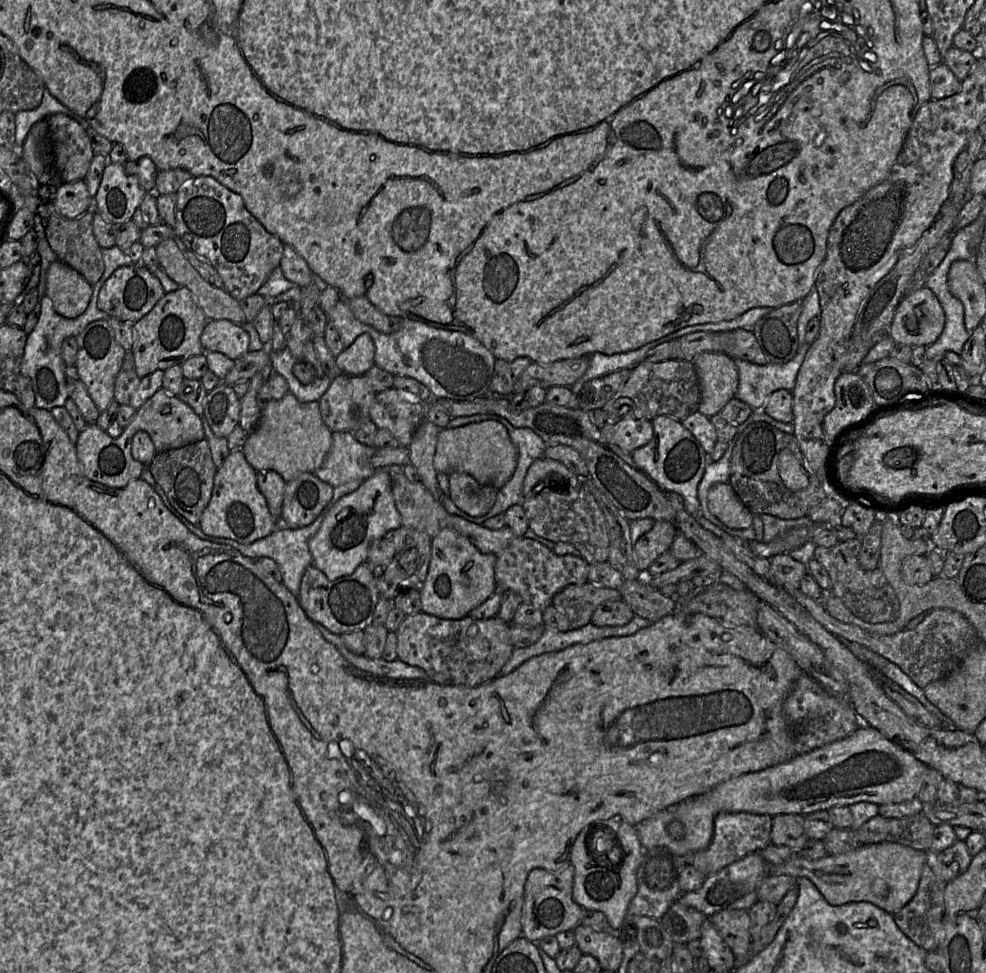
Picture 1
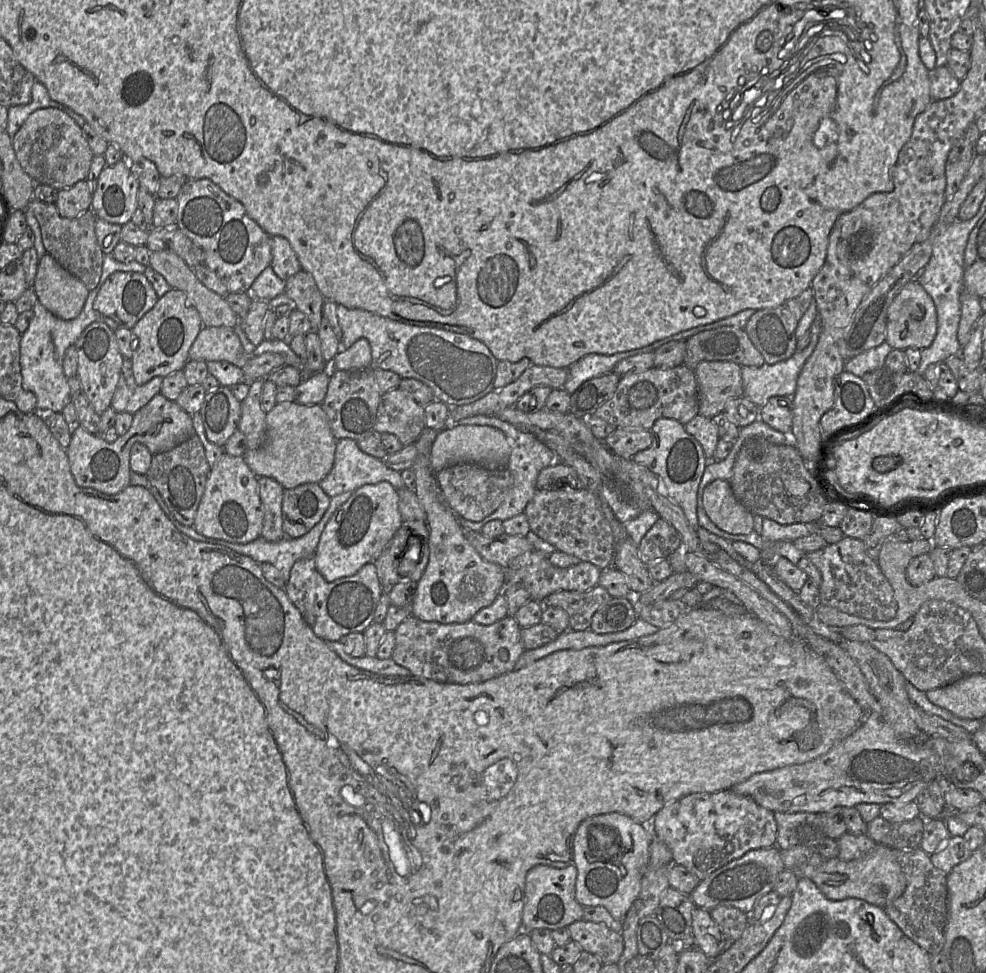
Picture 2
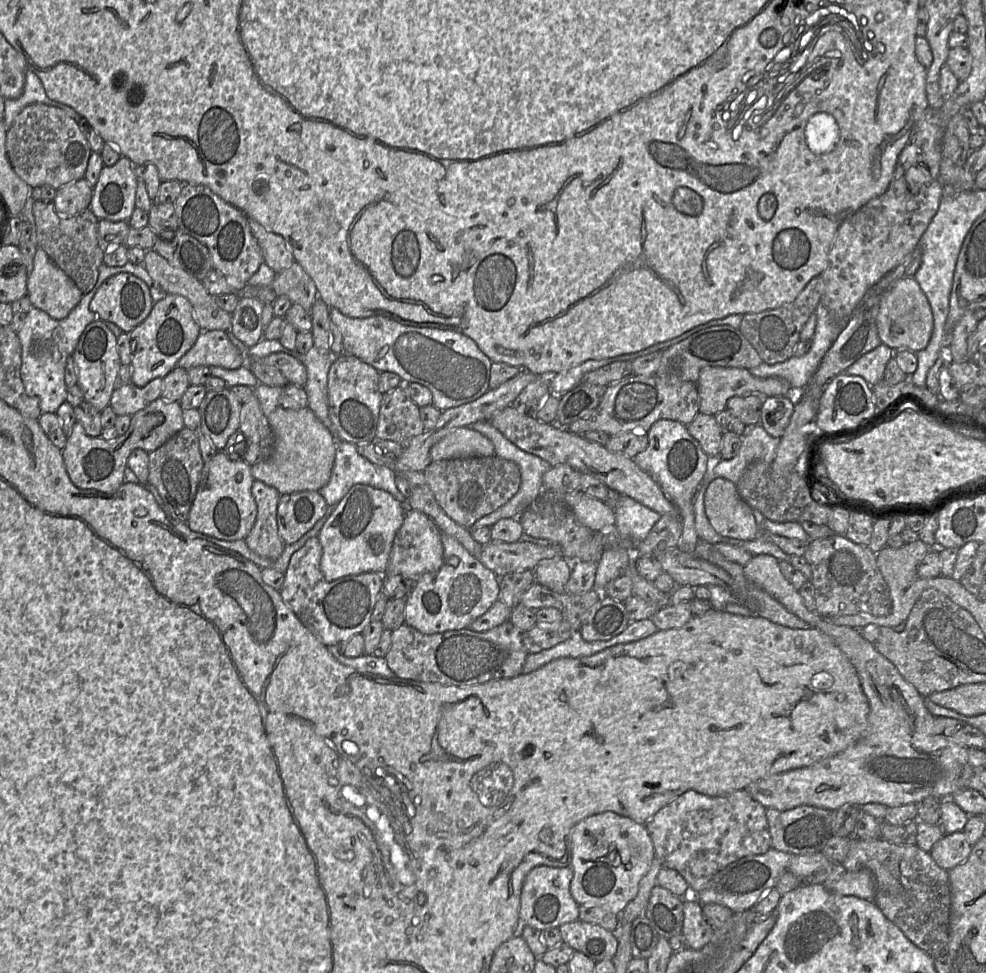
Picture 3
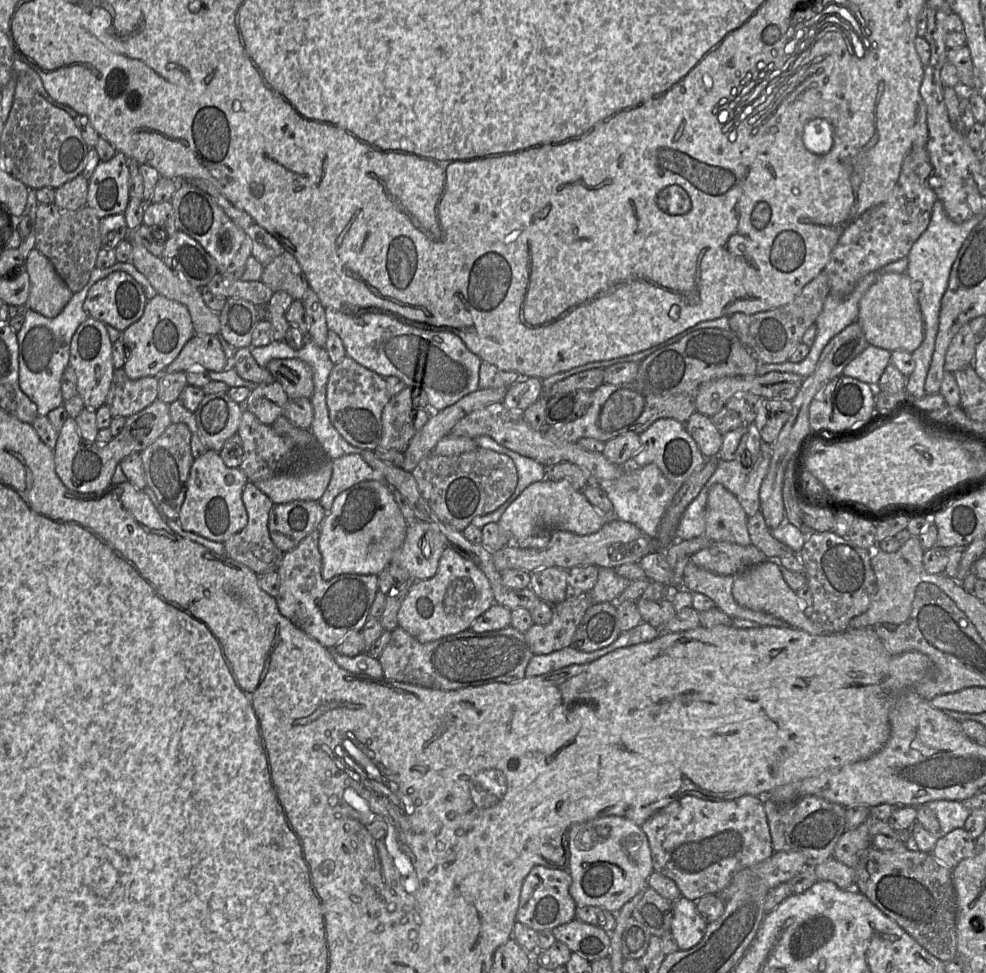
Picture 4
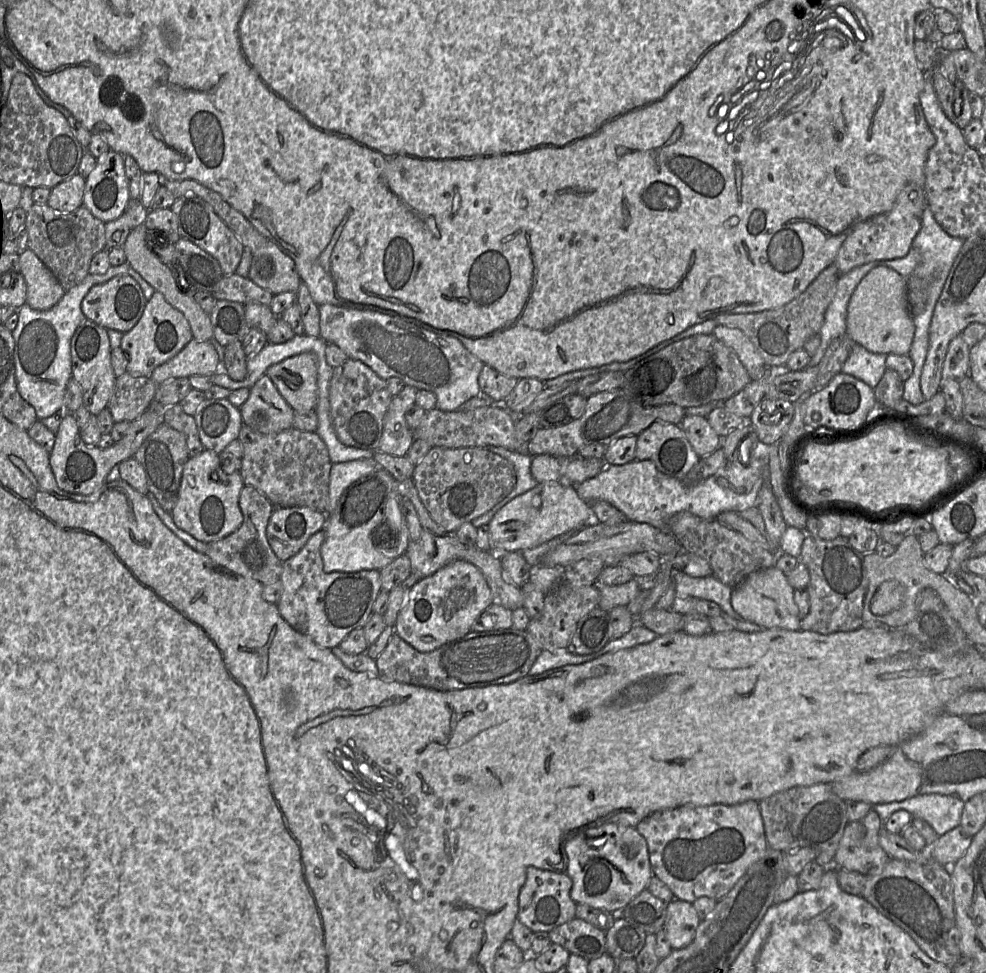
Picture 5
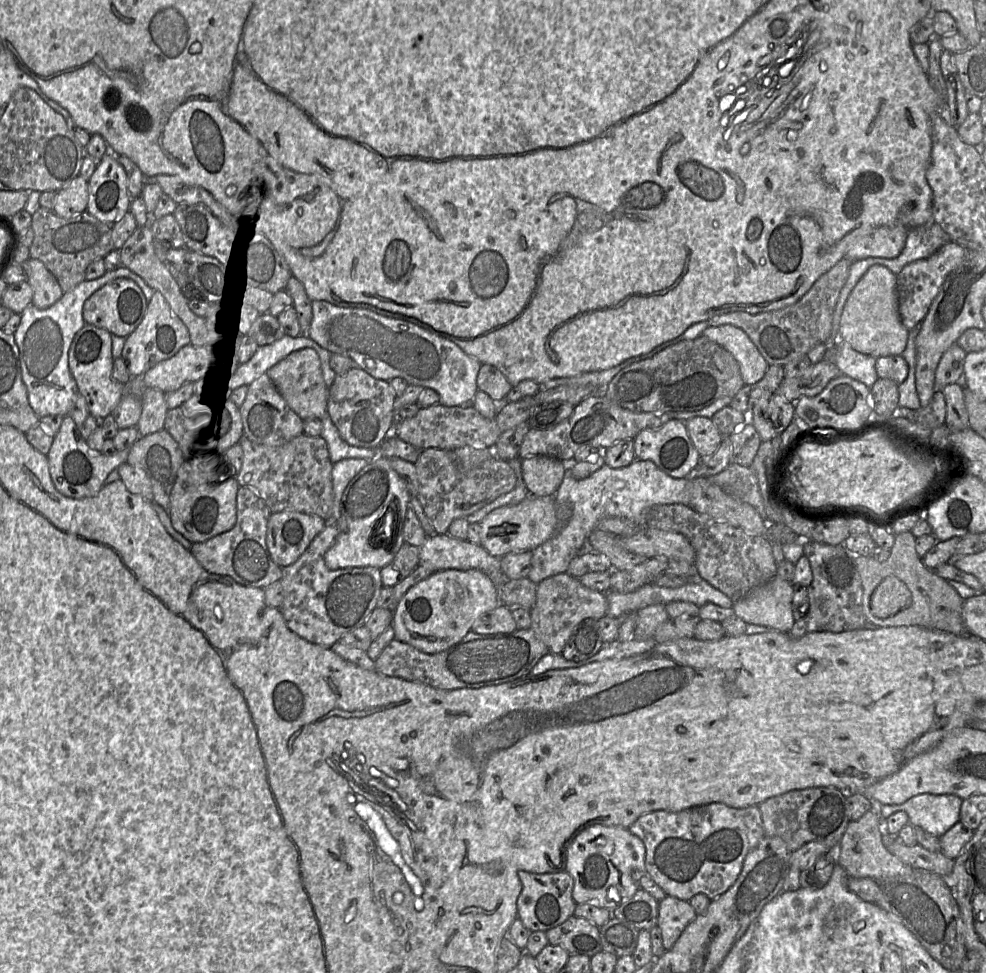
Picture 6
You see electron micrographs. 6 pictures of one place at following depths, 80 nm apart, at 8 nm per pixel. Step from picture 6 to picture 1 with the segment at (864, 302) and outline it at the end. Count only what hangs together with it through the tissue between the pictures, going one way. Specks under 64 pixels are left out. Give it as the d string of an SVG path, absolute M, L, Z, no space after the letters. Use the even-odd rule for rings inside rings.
M923 286L906 294L898 304L889 329L895 343L929 346L941 335L945 313L931 289Z

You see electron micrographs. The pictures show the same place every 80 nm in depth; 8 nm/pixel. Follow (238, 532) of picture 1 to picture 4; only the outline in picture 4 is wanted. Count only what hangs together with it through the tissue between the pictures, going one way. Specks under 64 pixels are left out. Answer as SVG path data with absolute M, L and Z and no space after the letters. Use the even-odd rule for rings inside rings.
M208 449L192 463L185 499L177 518L178 524L185 531L223 543L247 524L248 515L242 501L247 482L246 474L239 467L227 467L218 452Z

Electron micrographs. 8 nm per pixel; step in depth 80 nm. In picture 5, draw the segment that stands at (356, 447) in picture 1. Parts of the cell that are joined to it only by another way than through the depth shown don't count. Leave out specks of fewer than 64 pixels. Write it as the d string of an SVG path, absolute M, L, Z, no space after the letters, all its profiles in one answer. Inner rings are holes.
M356 459L334 463L331 466L329 480L329 503L326 513L331 513L347 487L359 478L368 475L378 467L373 459Z

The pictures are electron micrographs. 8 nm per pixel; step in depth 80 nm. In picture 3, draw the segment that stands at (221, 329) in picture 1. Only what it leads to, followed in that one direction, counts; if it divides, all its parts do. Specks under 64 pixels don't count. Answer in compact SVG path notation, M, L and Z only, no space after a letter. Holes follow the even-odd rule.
M210 330L201 331L191 348L179 359L176 367L188 370L195 366L218 366L233 370L245 365L248 359L249 354L241 355L225 331Z

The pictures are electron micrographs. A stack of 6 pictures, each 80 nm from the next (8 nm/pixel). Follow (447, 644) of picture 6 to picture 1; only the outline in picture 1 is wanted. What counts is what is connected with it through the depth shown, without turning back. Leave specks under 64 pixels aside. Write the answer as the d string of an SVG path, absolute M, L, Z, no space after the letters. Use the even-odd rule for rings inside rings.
M423 419L417 427L408 446L409 462L415 468L419 481L440 502L440 490L437 485L437 471L433 466L433 458L437 435L440 429ZM445 528L431 540L431 558L426 579L419 588L421 612L442 619L461 619L497 590L497 555L480 552L465 536Z

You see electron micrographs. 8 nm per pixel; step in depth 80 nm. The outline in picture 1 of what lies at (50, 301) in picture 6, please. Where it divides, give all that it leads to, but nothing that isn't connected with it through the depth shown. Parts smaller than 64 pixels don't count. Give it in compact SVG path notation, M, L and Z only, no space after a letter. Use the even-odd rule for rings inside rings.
M55 260L48 268L46 291L54 310L65 318L76 318L87 308L93 286L75 269Z

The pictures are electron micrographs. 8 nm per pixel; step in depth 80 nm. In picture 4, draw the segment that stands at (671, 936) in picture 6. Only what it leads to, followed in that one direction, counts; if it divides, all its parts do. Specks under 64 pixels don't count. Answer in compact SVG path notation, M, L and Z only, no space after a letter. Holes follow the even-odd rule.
M683 896L673 902L670 933L679 950L688 950L703 938L707 922L699 915L696 903Z

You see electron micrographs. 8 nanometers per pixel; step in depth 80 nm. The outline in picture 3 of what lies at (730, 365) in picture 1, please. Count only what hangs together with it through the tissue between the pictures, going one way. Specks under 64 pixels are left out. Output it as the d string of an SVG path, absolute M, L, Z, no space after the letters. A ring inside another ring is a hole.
M705 367L696 382L699 394L699 412L716 415L726 409L728 399L733 396L759 394L761 396L789 396L792 391L787 381L777 378L759 378L753 376L749 370L736 367Z

